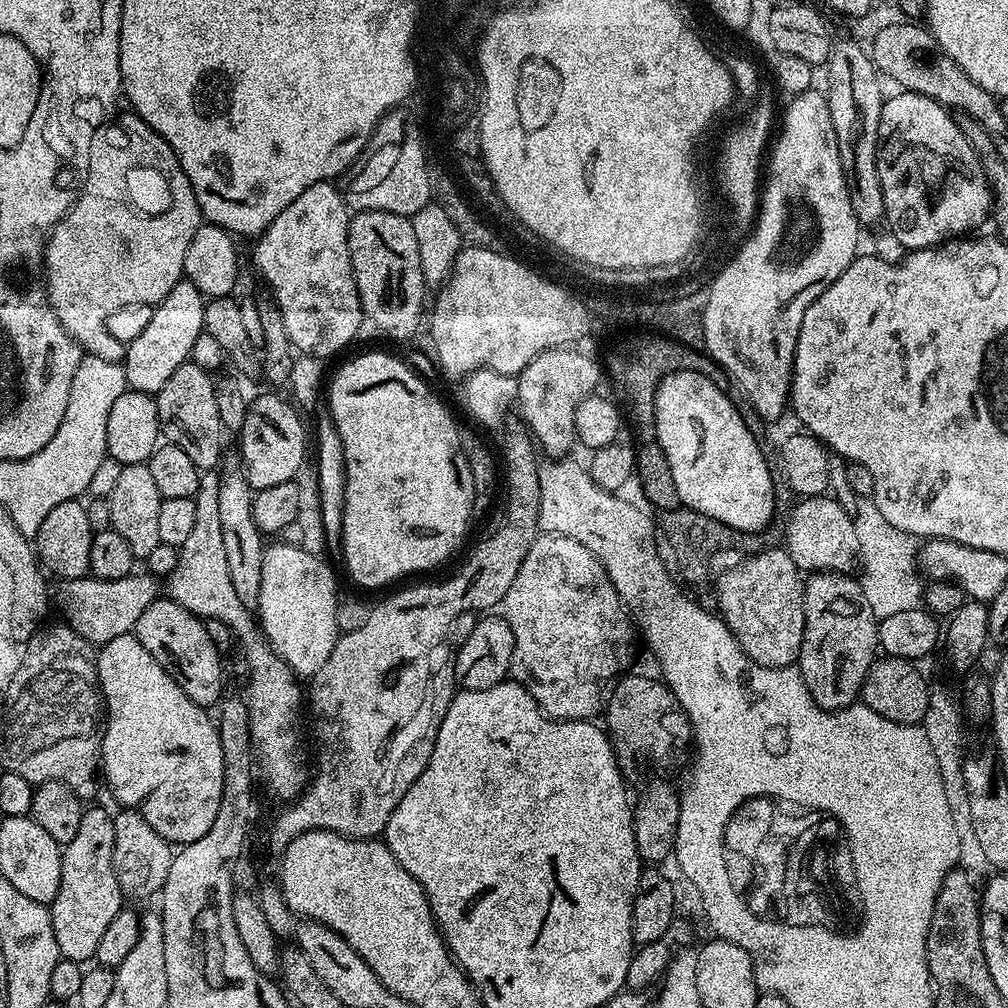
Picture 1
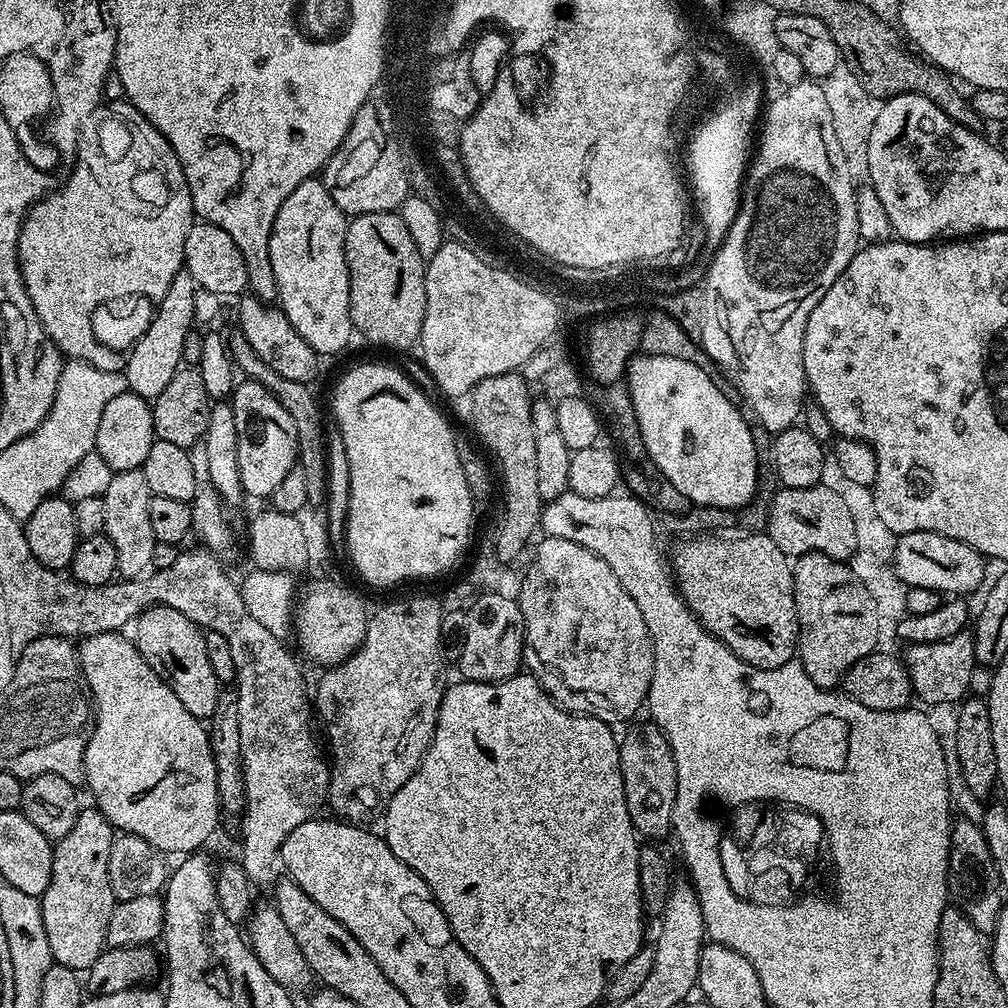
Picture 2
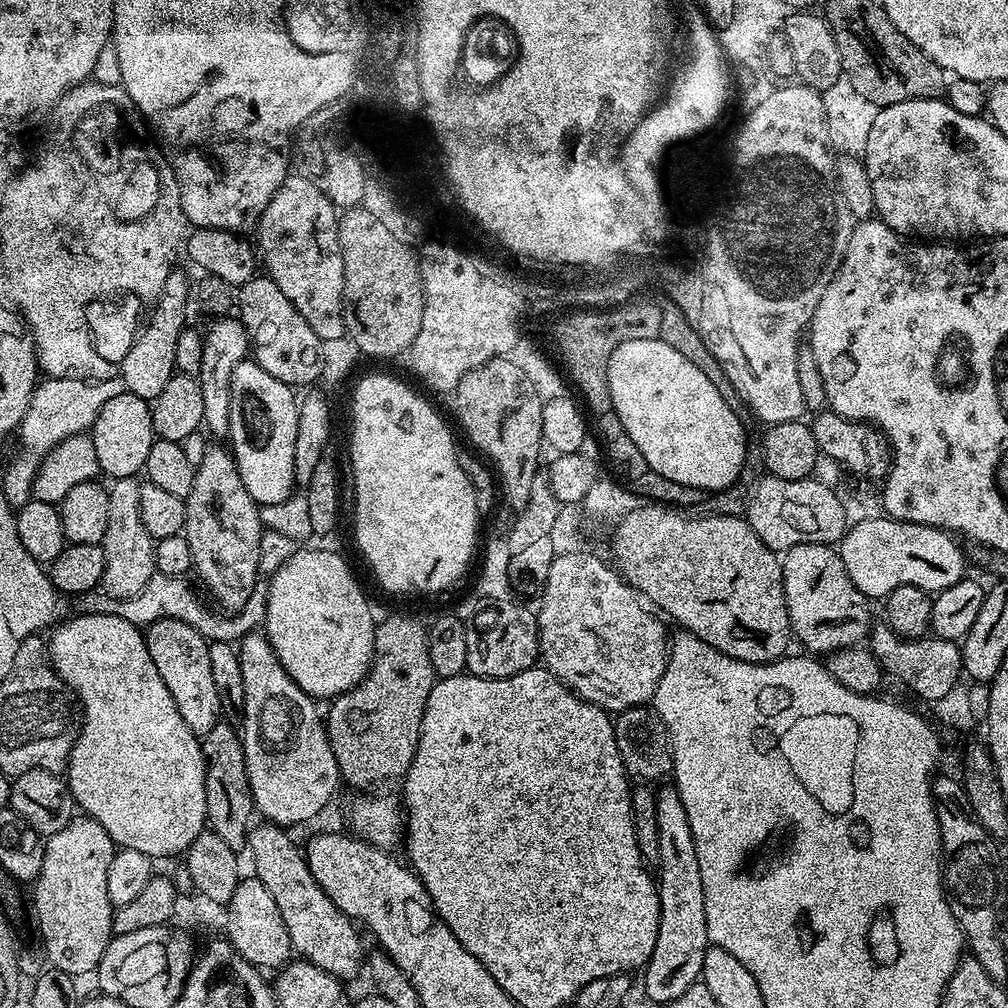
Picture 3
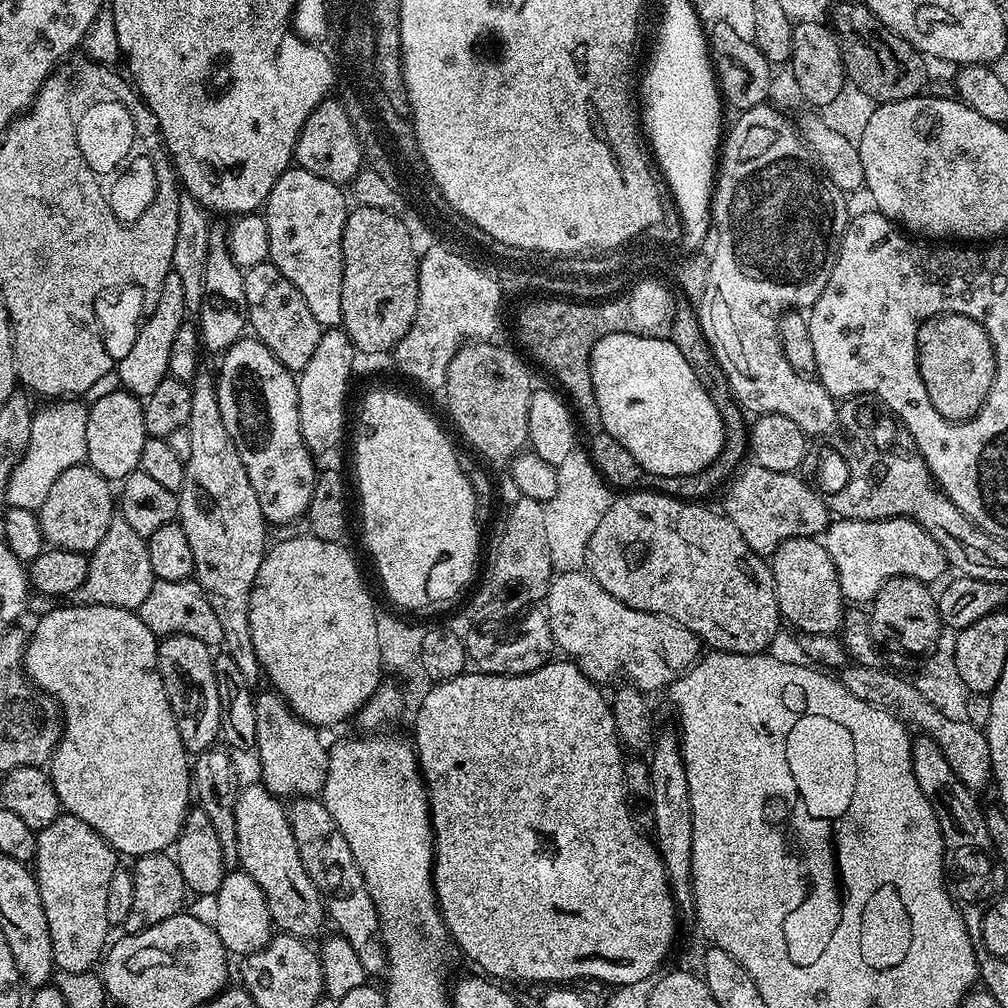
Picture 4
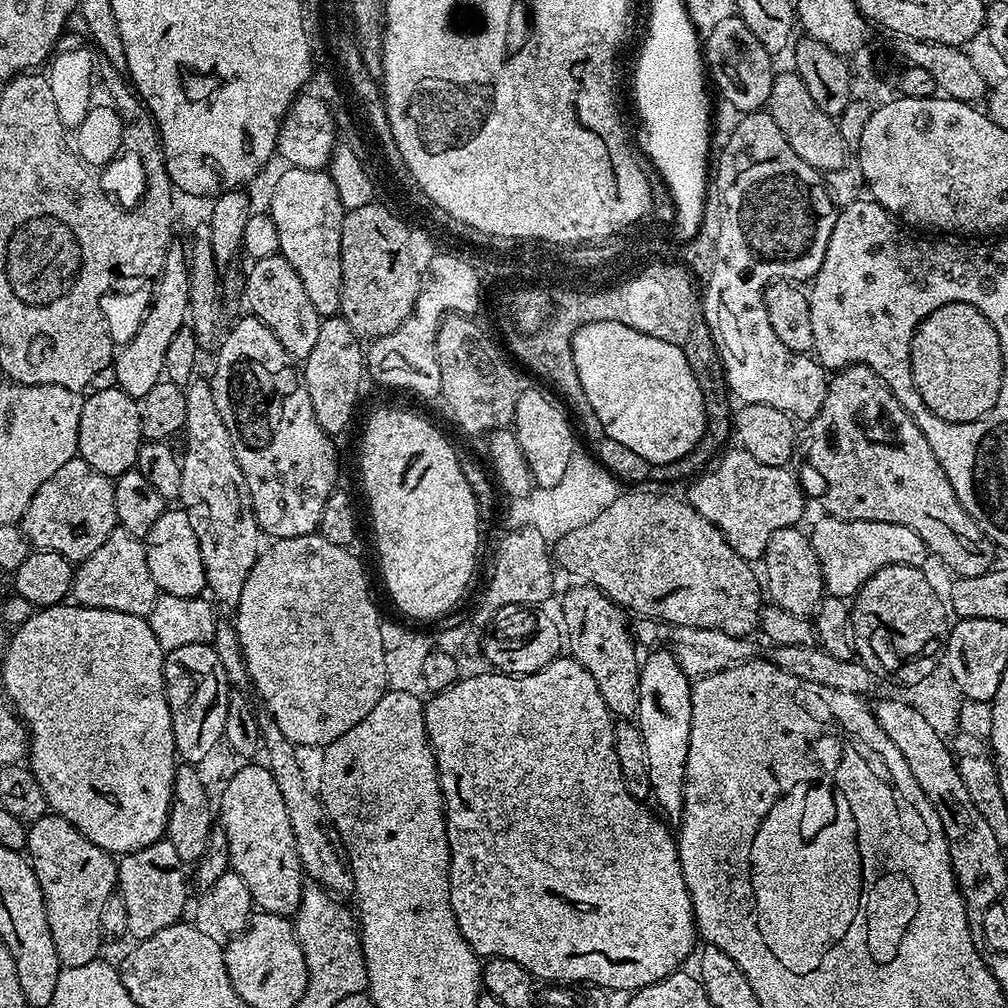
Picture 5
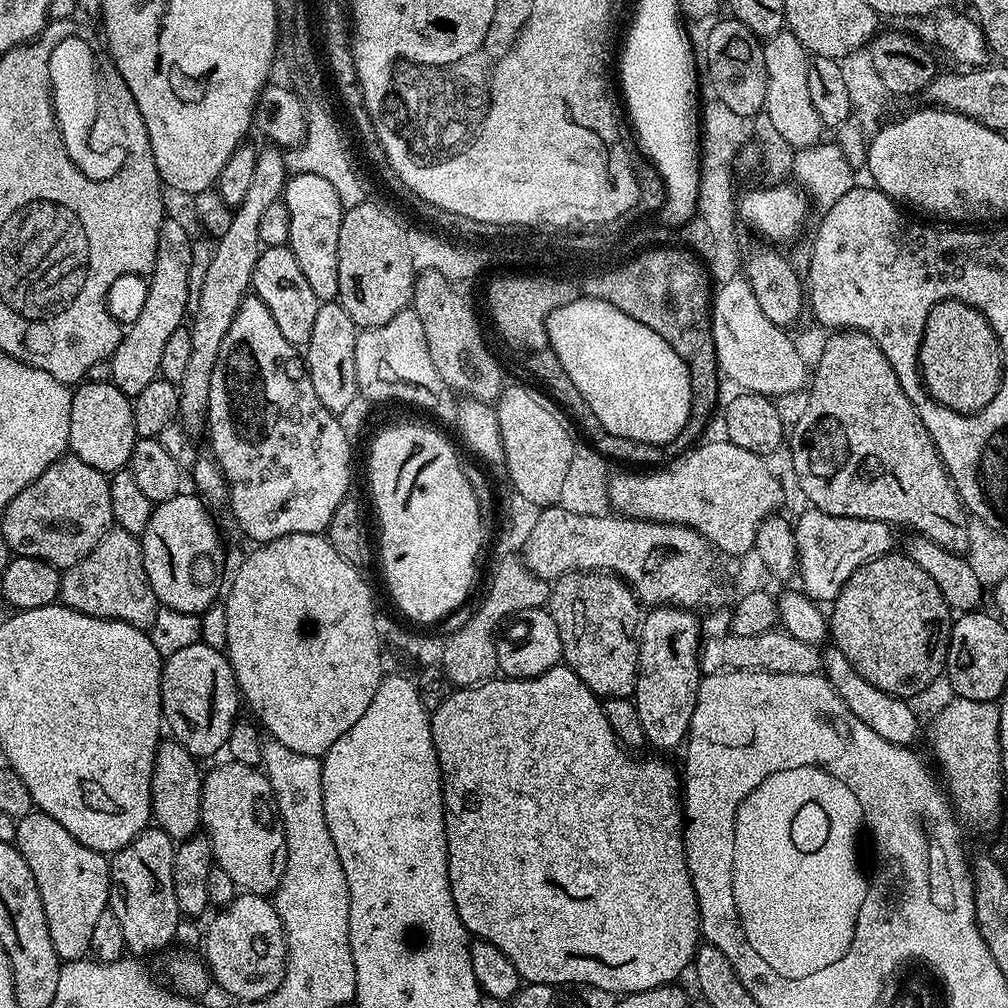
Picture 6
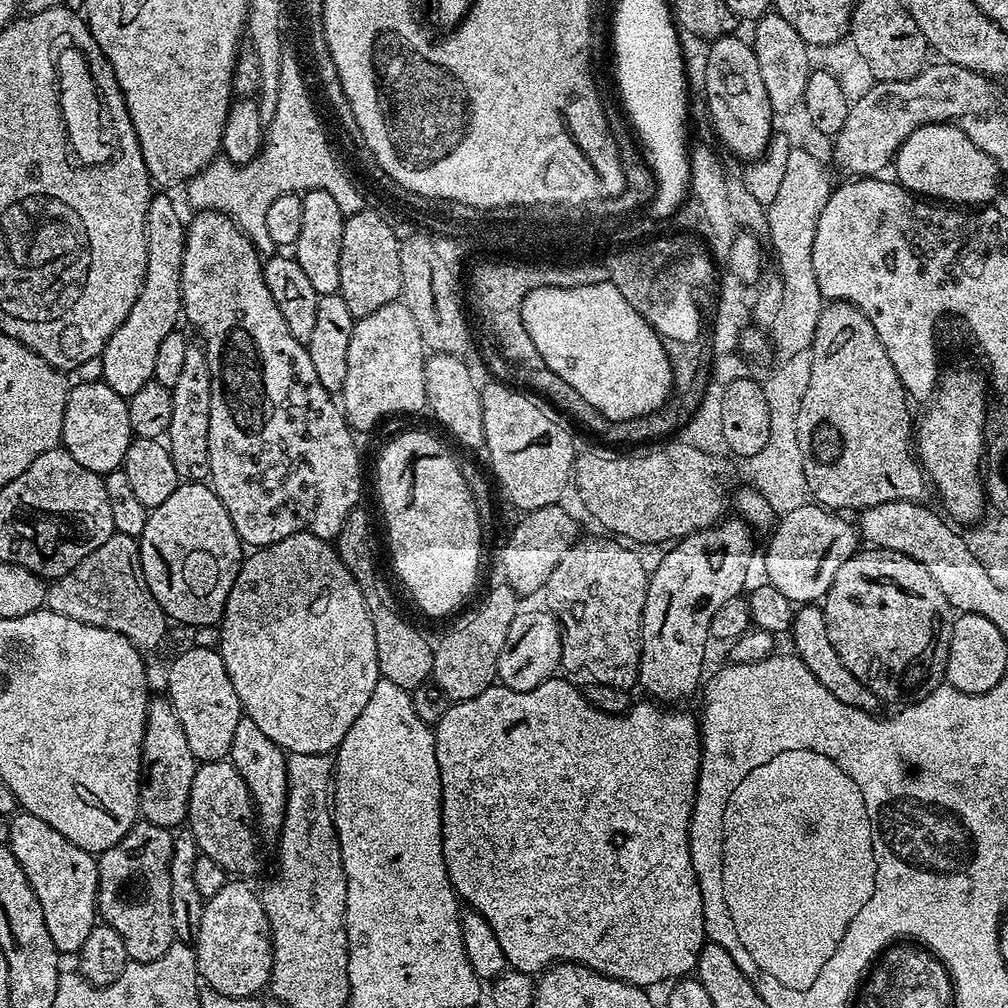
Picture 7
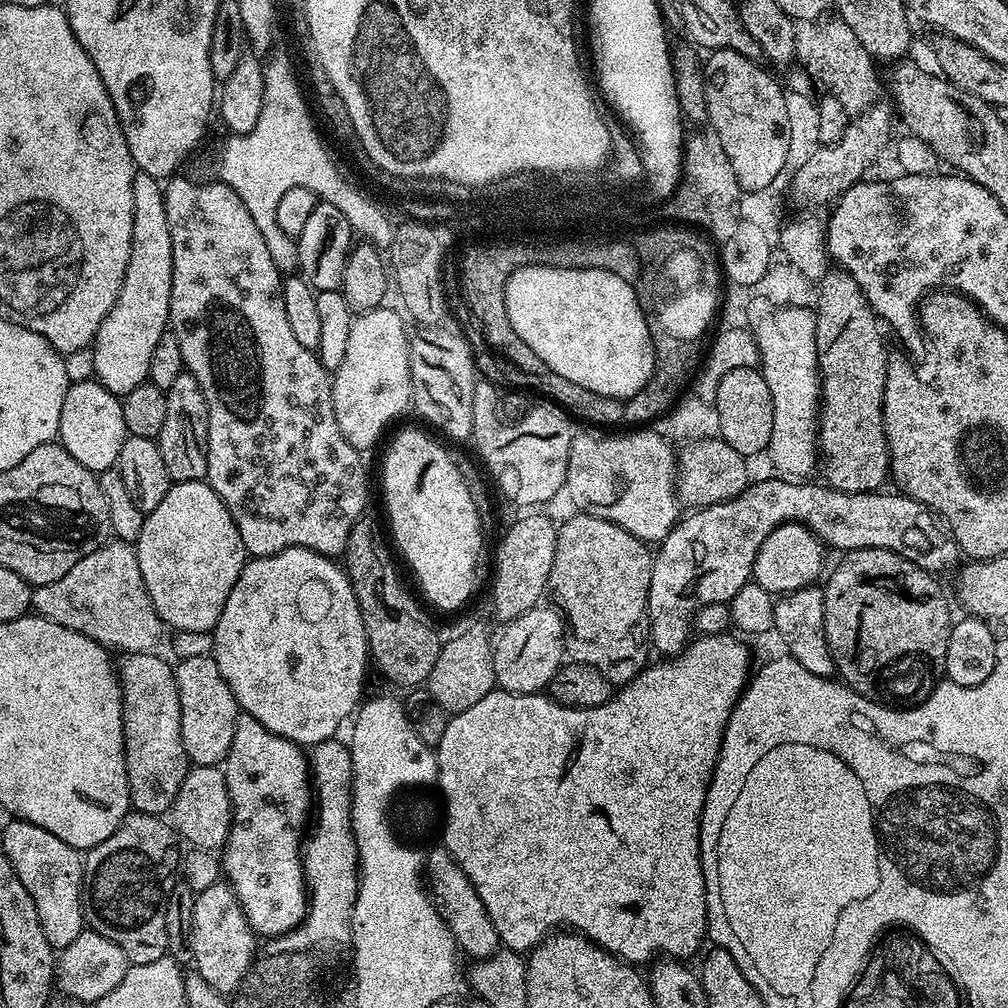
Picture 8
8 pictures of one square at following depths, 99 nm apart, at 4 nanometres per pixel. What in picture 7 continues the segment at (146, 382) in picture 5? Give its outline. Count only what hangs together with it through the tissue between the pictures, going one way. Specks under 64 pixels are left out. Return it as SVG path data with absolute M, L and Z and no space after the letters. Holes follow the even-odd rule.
M153 195L150 206L146 210L148 265L144 275L144 285L134 302L134 306L130 310L130 314L126 314L126 322L122 322L122 326L118 326L118 330L114 330L110 342L106 342L104 347L104 355L100 357L102 370L104 371L103 383L108 384L110 390L114 390L119 396L125 398L138 394L138 390L142 390L142 386L146 386L146 382L152 380L154 361L158 354L158 345L162 342L162 338L166 338L166 334L177 331L178 324L176 324L176 319L179 321L182 316L182 309L180 307L180 279L182 278L186 220L185 217L180 217L180 212L176 209L175 202L168 196L171 195Z

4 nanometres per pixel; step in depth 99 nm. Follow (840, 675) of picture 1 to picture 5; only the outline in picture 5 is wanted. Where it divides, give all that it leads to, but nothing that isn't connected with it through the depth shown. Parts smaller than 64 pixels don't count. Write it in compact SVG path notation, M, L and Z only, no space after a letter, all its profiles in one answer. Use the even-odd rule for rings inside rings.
M799 527L783 528L770 534L762 561L763 579L766 581L766 596L771 603L782 610L790 610L790 614L795 616L811 617L826 595L826 585L824 571L818 562L818 554L814 554L809 533L800 531Z

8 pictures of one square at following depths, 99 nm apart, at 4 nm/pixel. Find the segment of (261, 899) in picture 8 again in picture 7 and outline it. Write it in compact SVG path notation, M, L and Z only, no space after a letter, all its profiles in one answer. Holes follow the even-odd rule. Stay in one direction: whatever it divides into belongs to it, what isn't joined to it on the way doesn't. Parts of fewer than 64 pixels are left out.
M241 715L238 727L234 730L234 742L230 753L232 764L242 774L252 795L252 805L256 807L258 824L272 834L279 833L284 821L284 807L287 798L287 766L285 753L248 716Z

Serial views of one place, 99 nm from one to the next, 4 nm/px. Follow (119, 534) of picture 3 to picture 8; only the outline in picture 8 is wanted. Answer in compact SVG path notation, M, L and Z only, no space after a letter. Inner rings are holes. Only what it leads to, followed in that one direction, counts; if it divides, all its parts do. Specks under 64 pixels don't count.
M117 539L103 544L94 554L86 554L58 582L35 585L31 611L50 622L58 622L58 626L66 626L66 630L78 630L78 634L86 634L86 638L109 650L117 648L120 654L155 653L166 633L166 625L158 610L154 610L146 582L142 582L135 547Z

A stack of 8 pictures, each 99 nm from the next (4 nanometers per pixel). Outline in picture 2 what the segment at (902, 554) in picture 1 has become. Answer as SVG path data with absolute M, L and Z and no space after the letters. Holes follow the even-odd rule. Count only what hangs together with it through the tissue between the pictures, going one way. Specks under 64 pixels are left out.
M835 454L825 455L822 466L822 478L819 485L828 490L833 490L838 498L842 499L849 509L850 518L853 519L854 532L856 538L856 552L848 562L849 568L858 579L863 582L863 586L874 598L878 613L879 636L883 641L898 638L897 626L907 615L906 594L909 587L897 578L896 570L891 565L893 554L896 552L897 535L888 527L883 525L882 518L878 516L875 509L874 496L871 488L859 485L852 481L843 473L842 466L838 463Z

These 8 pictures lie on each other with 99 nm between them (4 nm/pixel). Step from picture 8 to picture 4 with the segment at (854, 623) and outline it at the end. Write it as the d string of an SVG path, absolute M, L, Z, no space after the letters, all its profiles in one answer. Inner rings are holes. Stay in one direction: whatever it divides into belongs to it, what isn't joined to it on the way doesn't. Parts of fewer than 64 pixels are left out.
M896 576L887 580L870 602L872 637L885 653L923 657L937 647L936 639L942 633L940 605L928 588L931 587L925 581L915 580L912 576Z

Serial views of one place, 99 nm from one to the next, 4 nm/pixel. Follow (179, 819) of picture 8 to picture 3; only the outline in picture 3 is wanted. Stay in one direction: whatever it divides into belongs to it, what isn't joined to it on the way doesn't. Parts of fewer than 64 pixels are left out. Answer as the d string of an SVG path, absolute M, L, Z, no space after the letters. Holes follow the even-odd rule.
M258 824L249 831L247 851L252 852L256 879L266 886L266 890L270 890L278 911L282 913L295 955L326 970L337 980L349 982L360 970L362 972L362 961L366 956L360 945L360 936L356 933L357 925L338 906L334 906L322 886L318 886L314 874L310 874L301 845L299 848L278 824Z

